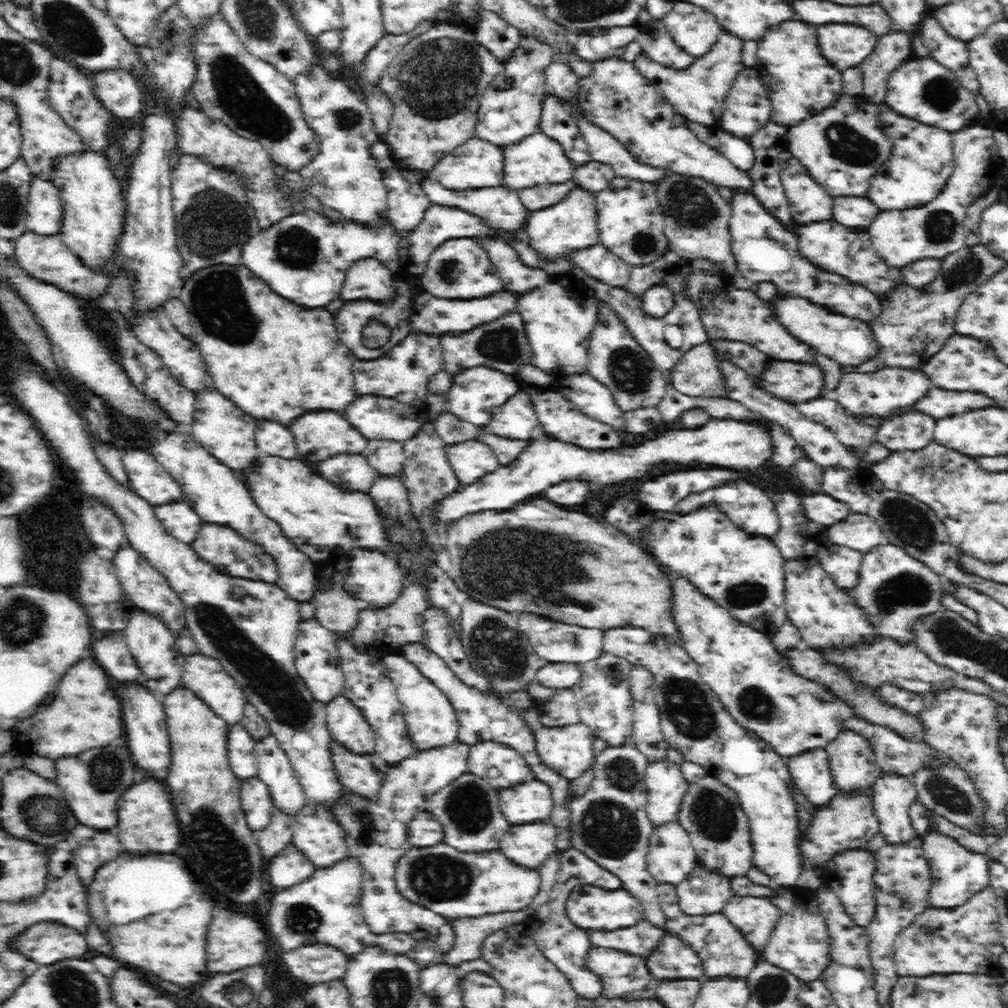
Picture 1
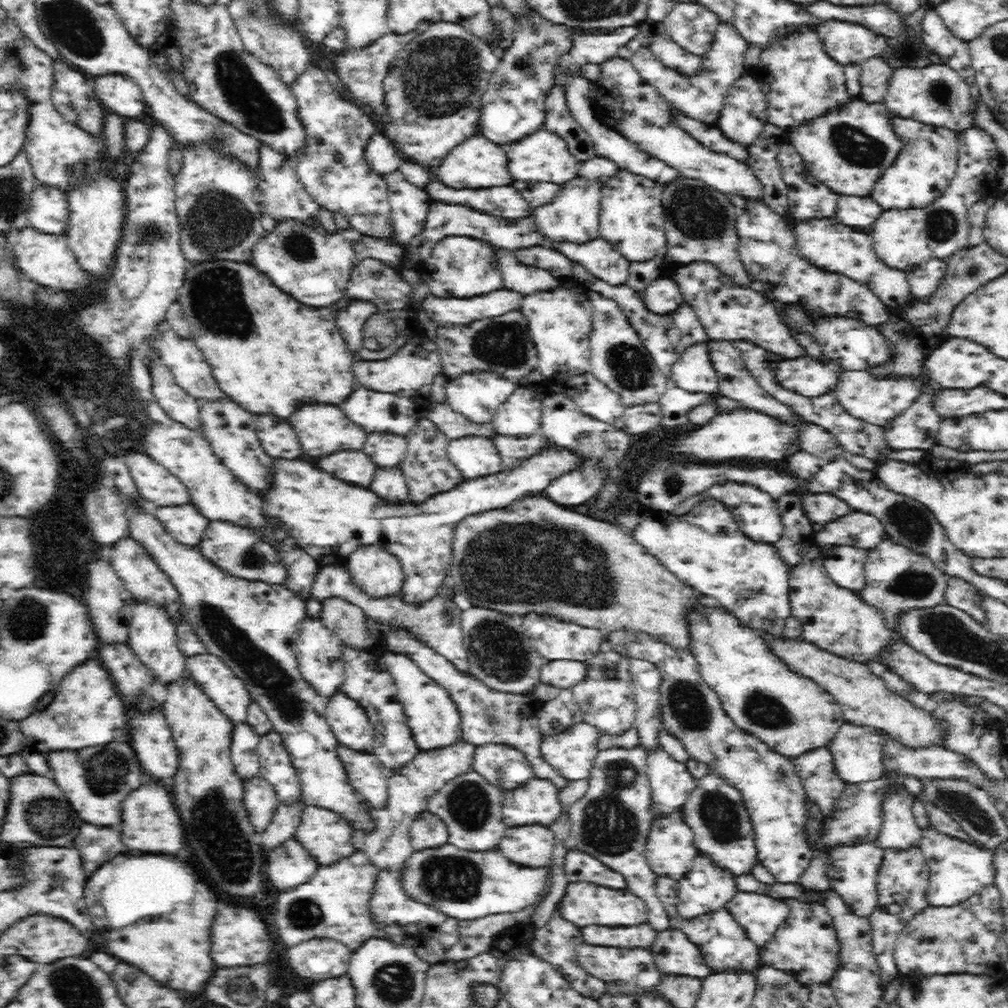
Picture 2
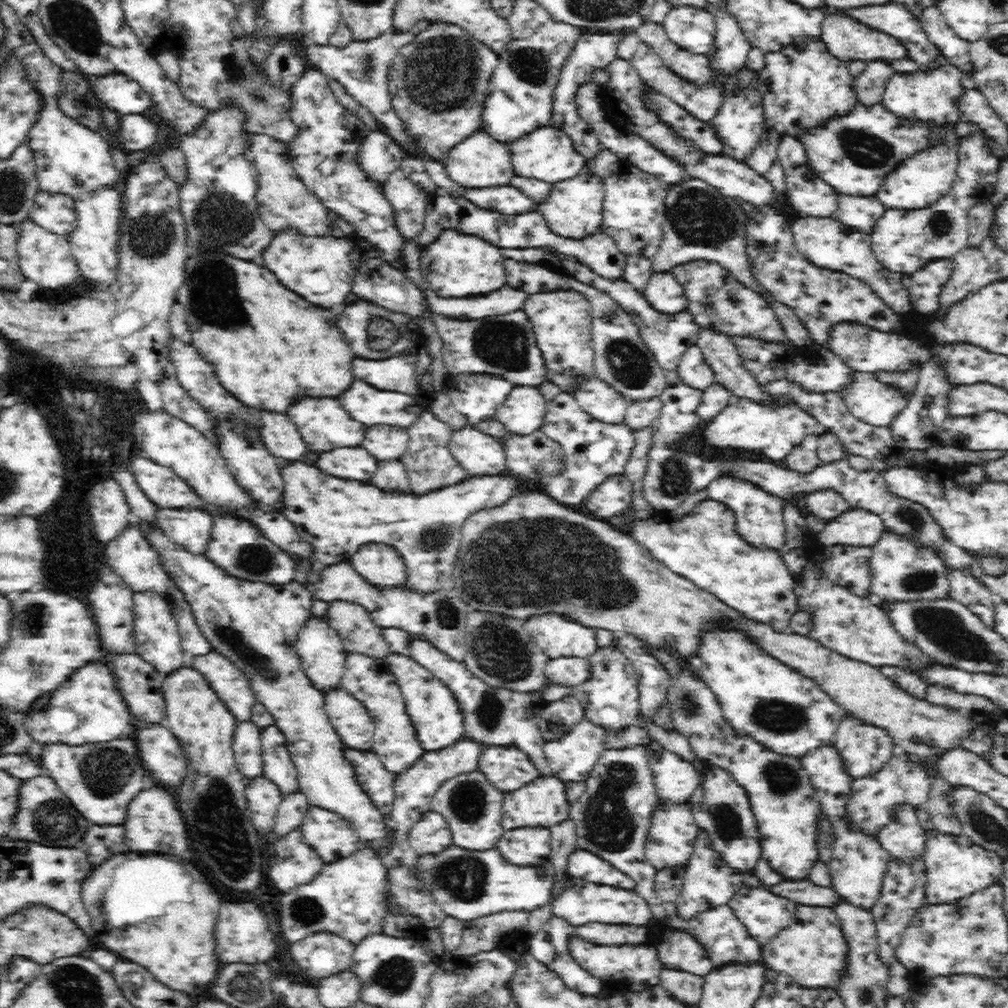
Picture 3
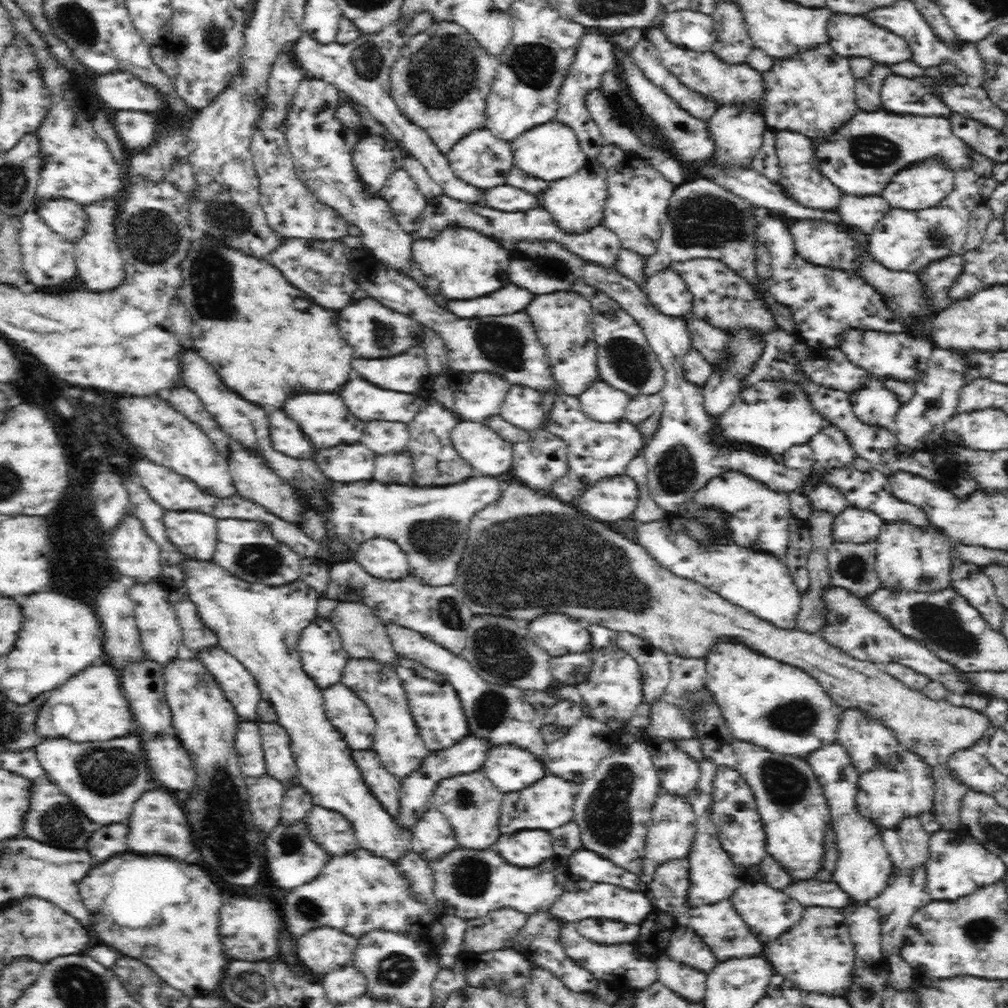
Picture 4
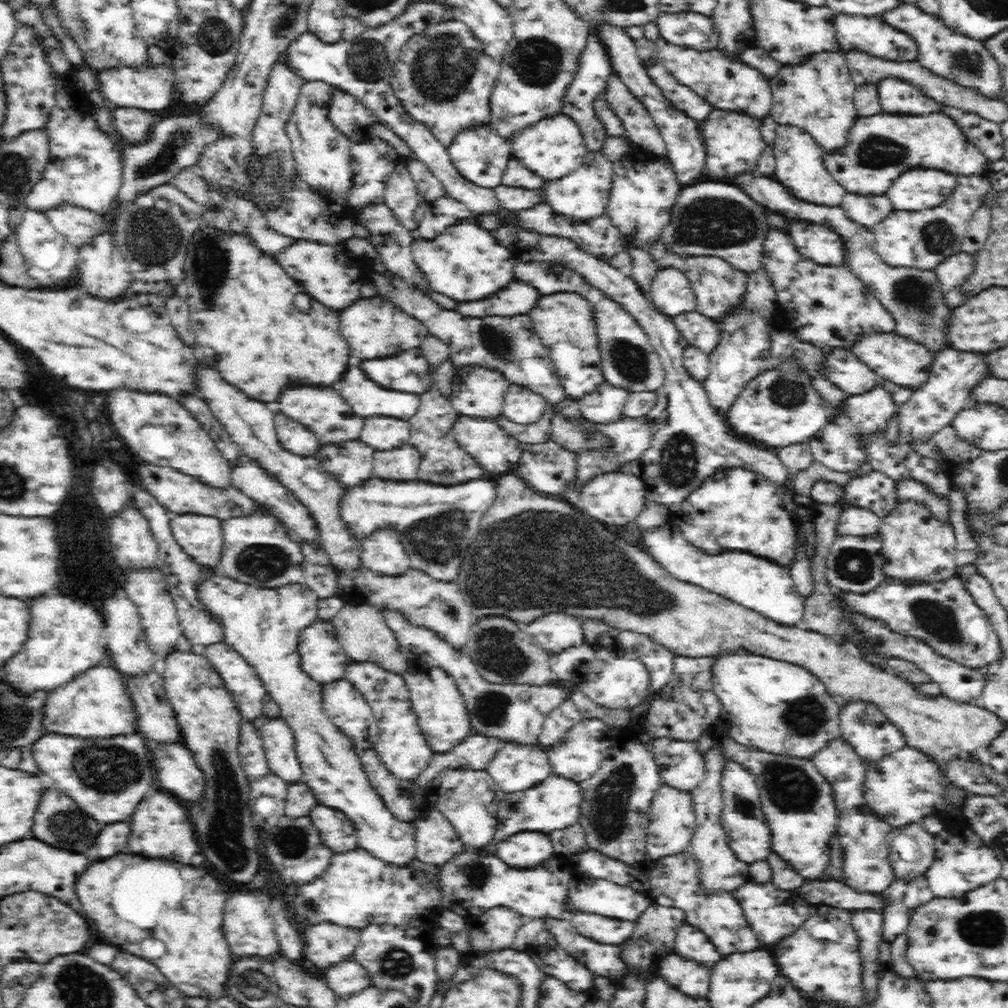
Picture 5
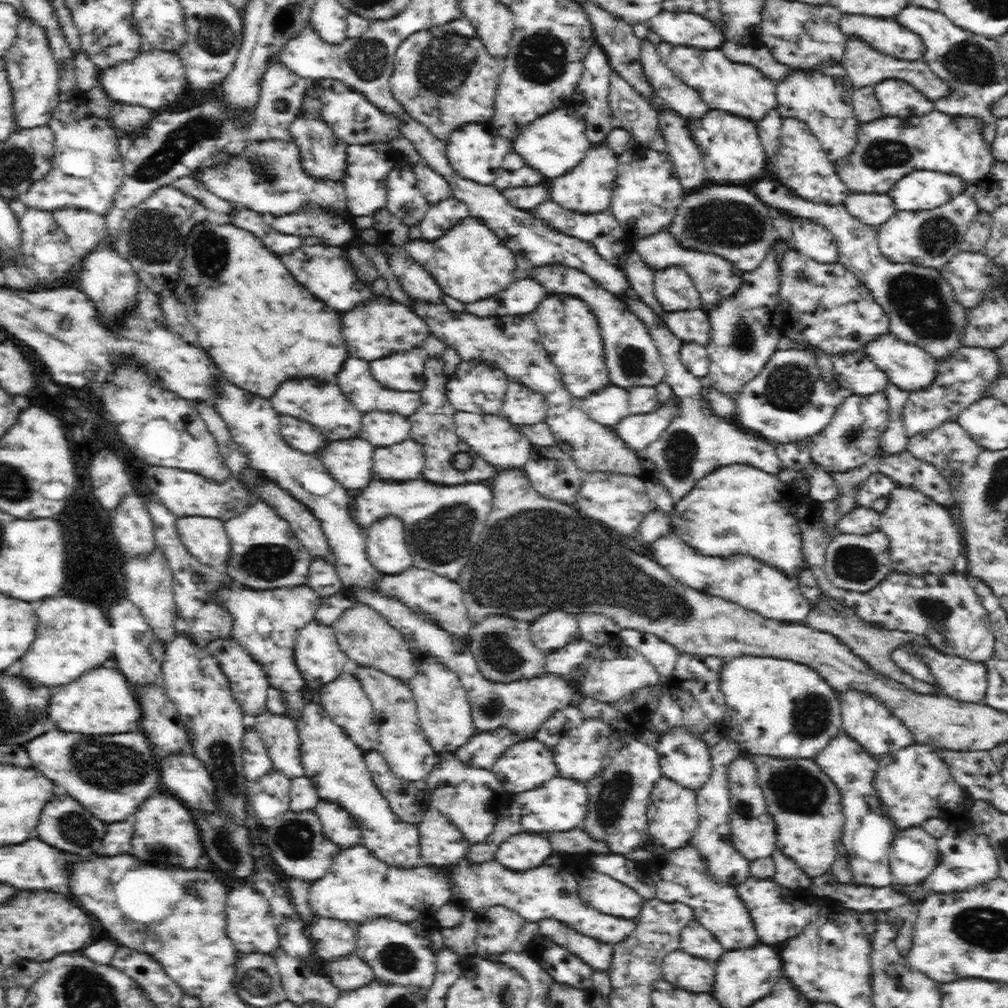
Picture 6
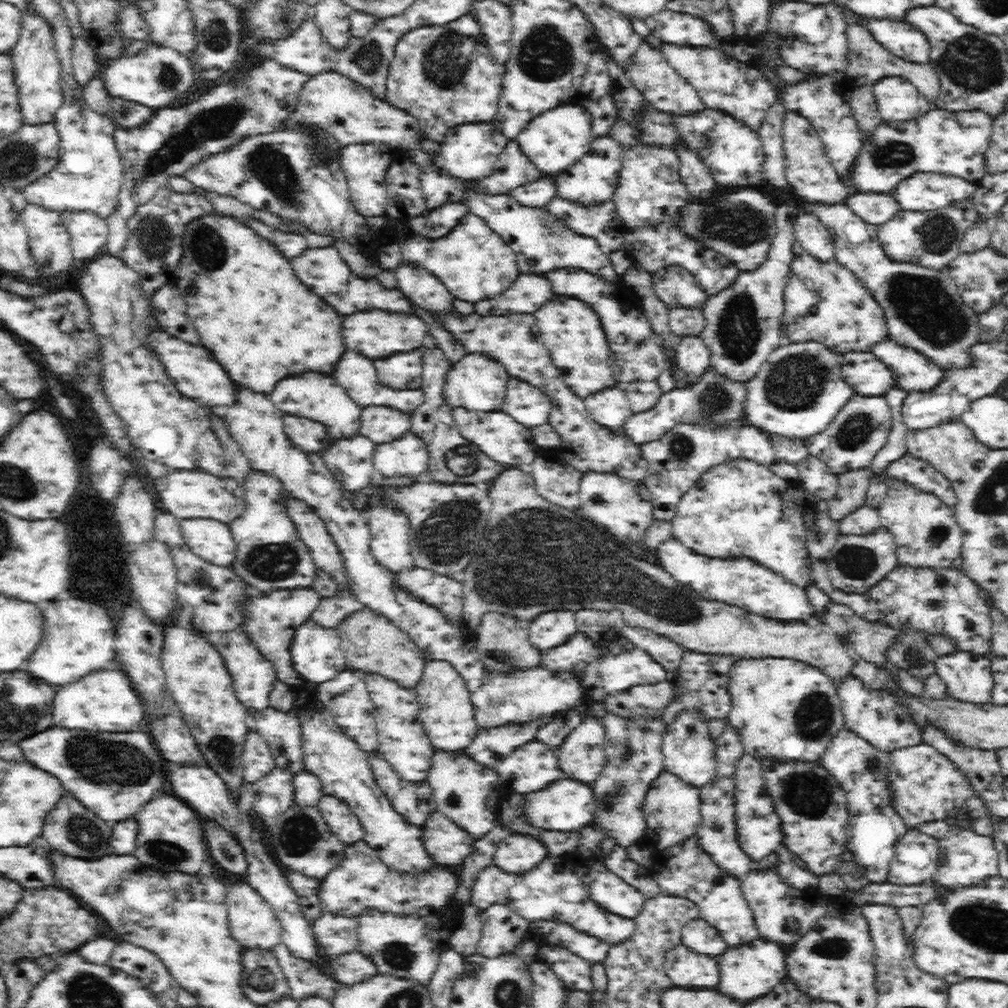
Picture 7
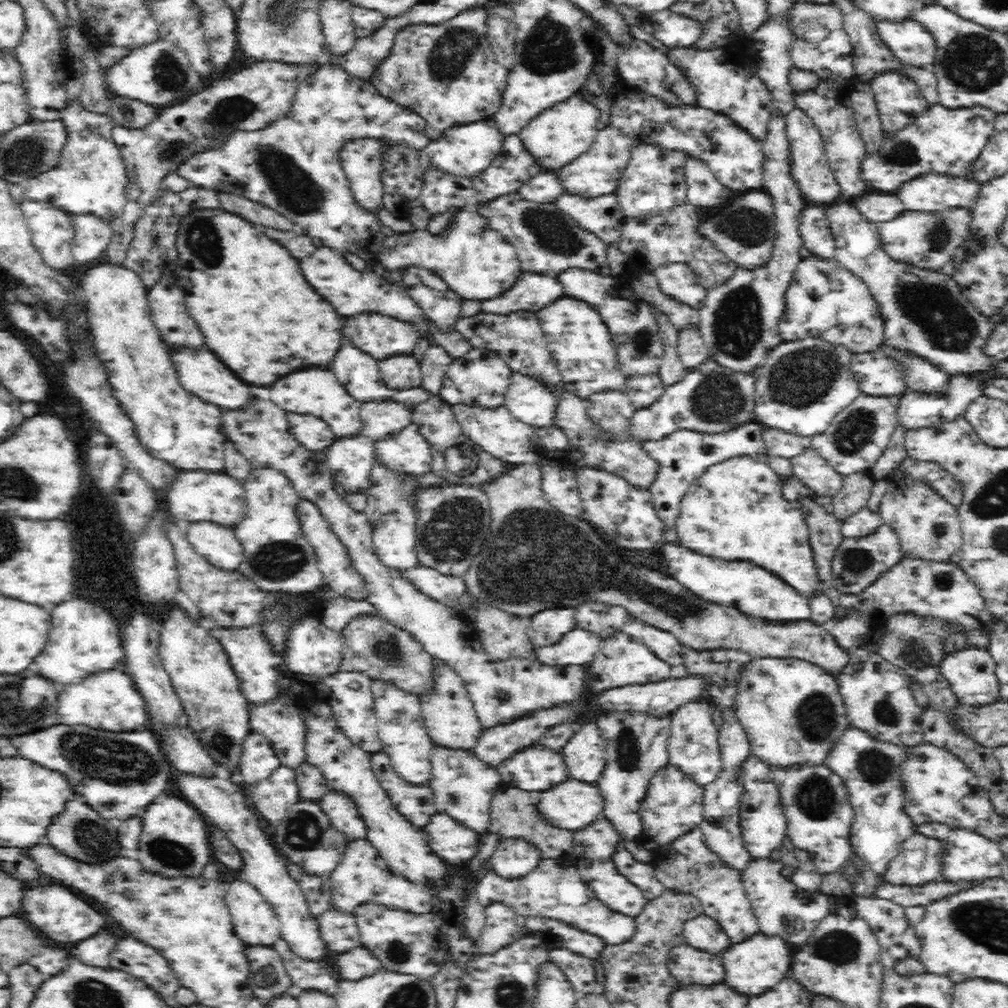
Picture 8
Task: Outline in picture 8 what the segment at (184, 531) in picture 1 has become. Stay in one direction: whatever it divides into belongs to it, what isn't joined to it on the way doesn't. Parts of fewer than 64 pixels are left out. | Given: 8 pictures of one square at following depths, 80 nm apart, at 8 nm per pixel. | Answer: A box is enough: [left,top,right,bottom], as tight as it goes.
[186,522,244,572]

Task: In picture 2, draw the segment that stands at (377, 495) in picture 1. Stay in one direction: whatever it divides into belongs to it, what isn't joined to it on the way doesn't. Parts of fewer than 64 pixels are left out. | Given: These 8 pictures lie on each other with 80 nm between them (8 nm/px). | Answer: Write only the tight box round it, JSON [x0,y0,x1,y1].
[368,465,409,501]

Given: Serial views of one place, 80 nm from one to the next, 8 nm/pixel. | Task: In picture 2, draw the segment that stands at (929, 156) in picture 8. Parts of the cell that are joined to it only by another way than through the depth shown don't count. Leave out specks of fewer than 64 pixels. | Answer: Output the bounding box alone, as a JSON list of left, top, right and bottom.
[787,97,908,196]

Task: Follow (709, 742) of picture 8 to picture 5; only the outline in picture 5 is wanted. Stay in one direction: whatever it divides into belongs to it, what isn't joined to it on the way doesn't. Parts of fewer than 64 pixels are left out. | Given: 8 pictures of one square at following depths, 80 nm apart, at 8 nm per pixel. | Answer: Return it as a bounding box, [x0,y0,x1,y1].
[650,737,705,791]

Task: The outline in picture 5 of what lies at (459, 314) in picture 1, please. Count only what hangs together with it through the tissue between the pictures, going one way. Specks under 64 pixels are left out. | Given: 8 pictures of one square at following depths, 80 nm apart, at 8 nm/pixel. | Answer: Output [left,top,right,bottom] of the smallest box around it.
[456,280,540,318]

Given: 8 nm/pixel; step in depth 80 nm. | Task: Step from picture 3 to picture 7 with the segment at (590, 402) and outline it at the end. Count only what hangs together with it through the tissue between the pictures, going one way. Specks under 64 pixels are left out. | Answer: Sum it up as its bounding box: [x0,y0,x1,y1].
[583,387,634,434]

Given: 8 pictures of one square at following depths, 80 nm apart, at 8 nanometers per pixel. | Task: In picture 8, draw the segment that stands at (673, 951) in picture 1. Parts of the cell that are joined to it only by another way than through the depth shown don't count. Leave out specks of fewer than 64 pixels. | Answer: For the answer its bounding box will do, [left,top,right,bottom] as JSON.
[683,914,731,954]

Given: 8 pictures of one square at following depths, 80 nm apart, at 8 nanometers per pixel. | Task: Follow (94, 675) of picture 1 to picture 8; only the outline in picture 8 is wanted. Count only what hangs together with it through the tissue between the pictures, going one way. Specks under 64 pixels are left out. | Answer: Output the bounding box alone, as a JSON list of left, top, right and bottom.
[60,670,151,733]

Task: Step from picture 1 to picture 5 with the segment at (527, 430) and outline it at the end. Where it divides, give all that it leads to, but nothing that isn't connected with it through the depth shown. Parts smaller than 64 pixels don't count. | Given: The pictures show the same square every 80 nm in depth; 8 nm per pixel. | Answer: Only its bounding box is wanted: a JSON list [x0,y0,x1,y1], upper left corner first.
[501,383,546,425]

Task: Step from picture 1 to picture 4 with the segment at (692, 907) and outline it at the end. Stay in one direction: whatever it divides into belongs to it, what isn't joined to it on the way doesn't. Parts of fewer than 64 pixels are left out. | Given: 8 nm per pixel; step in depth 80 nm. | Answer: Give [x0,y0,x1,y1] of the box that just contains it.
[687,757,749,905]

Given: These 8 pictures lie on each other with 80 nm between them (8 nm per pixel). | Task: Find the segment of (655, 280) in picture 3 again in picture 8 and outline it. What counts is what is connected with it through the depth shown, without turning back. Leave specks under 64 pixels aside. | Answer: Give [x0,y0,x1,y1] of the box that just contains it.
[652,264,708,310]

